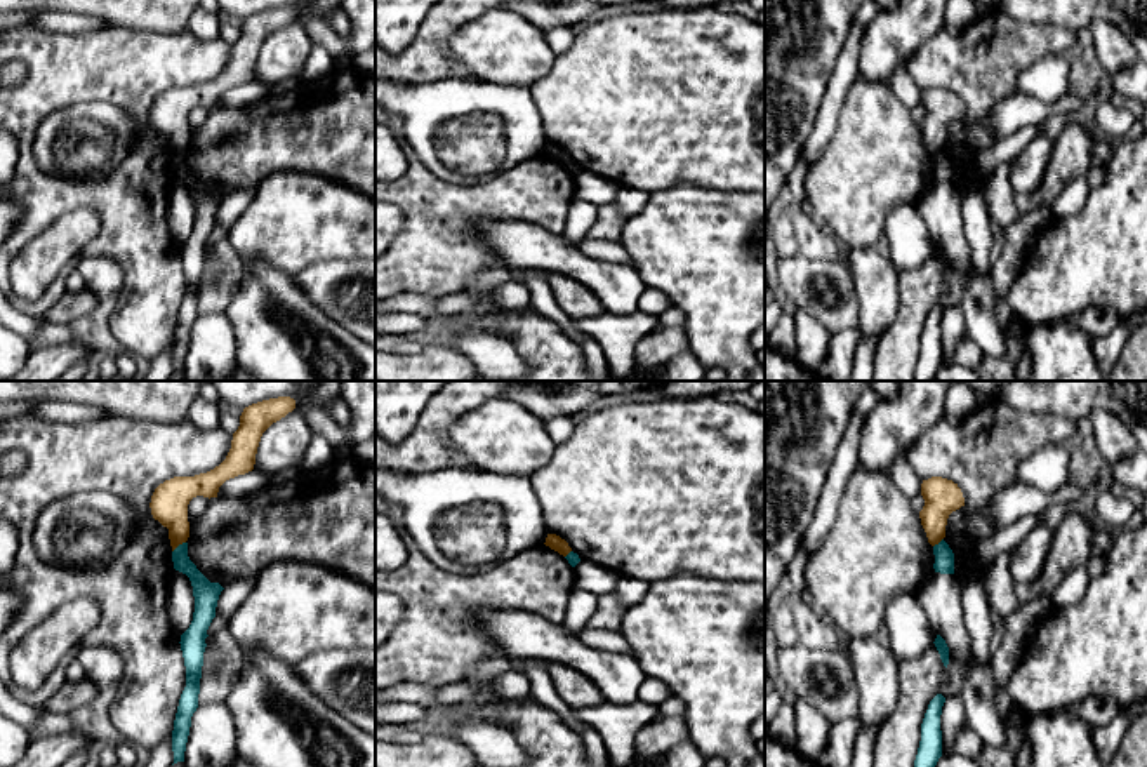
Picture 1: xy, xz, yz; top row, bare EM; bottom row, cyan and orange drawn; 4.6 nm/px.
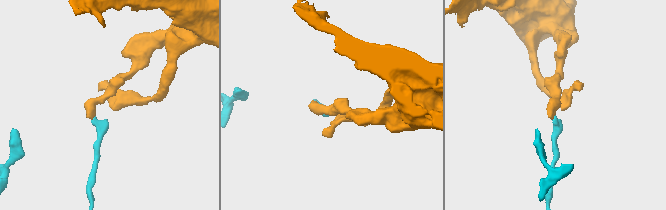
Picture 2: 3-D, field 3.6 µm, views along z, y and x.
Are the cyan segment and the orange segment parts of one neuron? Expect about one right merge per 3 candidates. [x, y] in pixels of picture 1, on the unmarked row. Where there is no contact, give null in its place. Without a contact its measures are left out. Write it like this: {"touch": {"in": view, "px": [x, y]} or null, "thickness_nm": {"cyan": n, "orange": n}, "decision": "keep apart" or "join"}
{"touch": {"in": "xy", "px": [178, 157]}, "thickness_nm": {"cyan": 110, "orange": 180}, "decision": "keep apart"}

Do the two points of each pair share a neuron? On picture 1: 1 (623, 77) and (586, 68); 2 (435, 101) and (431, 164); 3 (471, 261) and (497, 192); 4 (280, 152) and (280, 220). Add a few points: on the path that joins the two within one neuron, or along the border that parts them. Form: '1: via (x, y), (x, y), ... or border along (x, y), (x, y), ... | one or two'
1: via (614, 77), (595, 77) | one
2: via (424, 117), (424, 148) | one
3: via (456, 240), (456, 221), (477, 200) | one
4: border along (320, 174), (273, 171), (254, 185) | two

